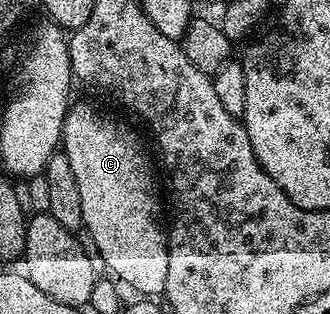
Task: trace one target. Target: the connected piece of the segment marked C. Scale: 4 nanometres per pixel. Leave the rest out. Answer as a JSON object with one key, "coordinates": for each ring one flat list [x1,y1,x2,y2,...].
{"coordinates":[[74,102,66,113,60,148,72,166,72,174,76,174,76,186,80,186,80,206,84,206,82,223,85,231,90,231,94,239,93,251,102,255,103,262,115,272,113,275,123,285,126,283,128,287,135,288,138,294,146,298,161,297,168,282,168,236,163,221,162,224,158,221,154,168,150,165,150,156,141,138,129,132,124,125,117,124,112,117,101,116,92,105]]}

